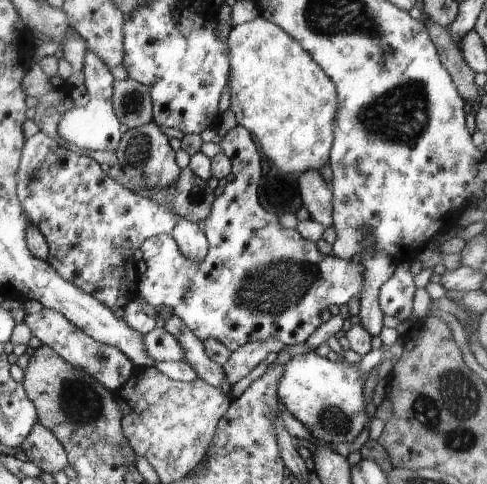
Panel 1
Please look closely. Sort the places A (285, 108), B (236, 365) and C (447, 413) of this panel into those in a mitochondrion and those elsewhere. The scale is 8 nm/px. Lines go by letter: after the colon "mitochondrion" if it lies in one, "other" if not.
A: other
B: other
C: mitochondrion

